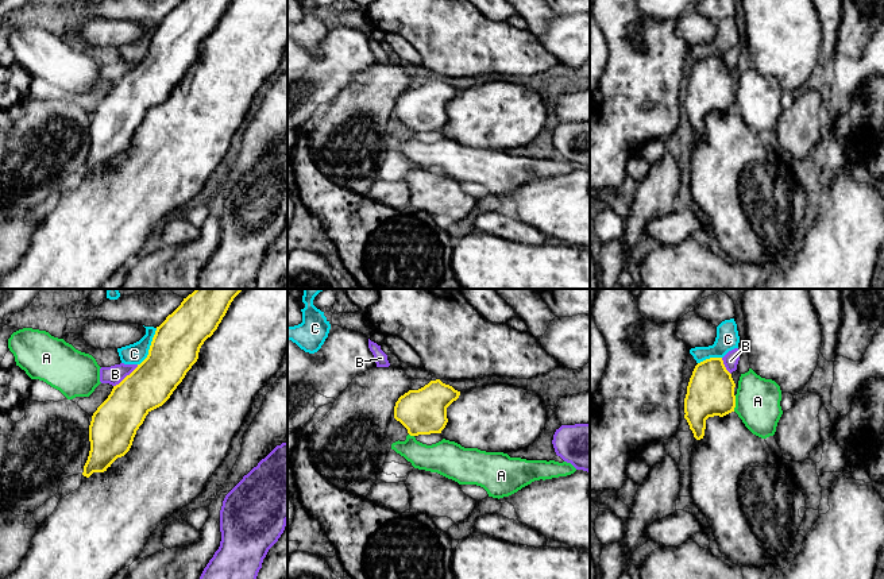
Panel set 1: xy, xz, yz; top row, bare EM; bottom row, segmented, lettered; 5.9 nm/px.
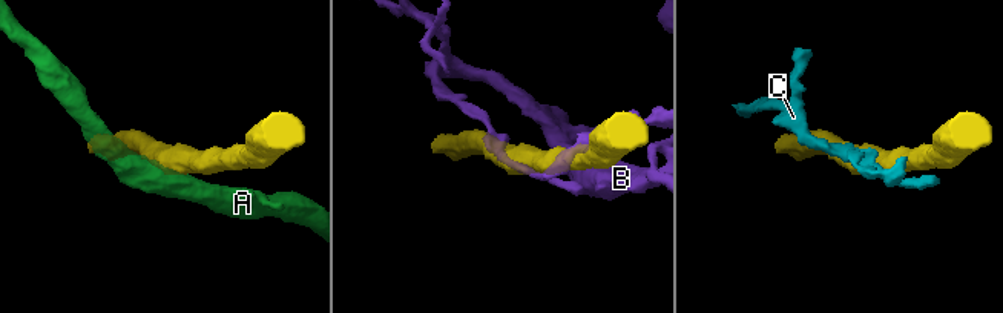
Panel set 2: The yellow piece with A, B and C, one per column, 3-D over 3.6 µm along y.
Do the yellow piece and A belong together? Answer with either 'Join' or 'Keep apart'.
Keep apart

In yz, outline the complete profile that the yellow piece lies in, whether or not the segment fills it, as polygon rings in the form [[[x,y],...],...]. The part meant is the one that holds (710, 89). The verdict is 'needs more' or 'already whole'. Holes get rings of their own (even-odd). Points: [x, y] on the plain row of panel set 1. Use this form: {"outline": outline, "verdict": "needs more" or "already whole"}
{"outline": [[[710,55],[695,63],[684,96],[684,116],[696,138],[703,136],[709,115],[734,109],[734,85],[722,55]]], "verdict": "already whole"}

